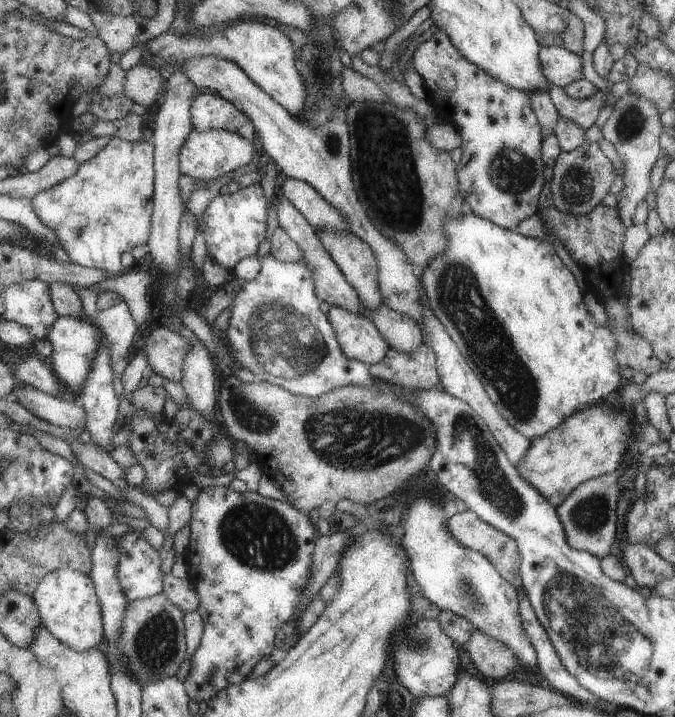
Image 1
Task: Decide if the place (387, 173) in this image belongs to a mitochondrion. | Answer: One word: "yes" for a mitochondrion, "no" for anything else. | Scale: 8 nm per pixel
yes

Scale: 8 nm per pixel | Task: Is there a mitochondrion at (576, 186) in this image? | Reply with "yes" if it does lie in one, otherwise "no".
yes

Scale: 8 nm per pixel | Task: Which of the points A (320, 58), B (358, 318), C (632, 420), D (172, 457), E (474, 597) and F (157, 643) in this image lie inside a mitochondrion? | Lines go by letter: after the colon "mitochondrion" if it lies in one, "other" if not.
A: mitochondrion
B: other
C: other
D: mitochondrion
E: mitochondrion
F: mitochondrion

